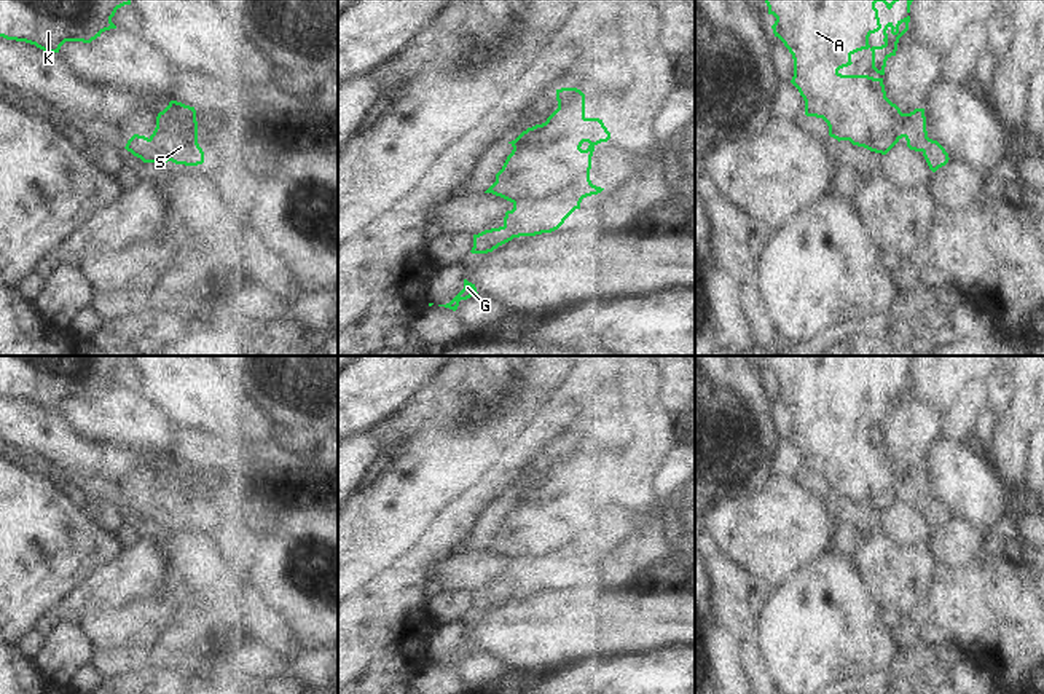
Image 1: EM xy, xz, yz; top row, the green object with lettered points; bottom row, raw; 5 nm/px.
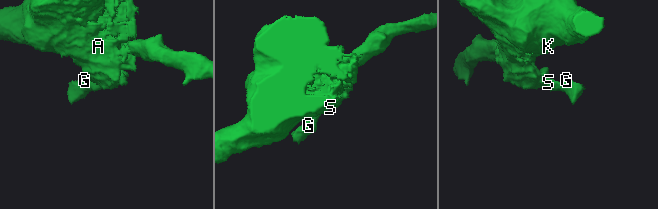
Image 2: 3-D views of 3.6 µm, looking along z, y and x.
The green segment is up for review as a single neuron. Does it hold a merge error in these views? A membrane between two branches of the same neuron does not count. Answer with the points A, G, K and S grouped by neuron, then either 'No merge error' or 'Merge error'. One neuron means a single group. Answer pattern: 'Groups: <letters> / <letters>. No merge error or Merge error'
Groups: A G K S. No merge error.

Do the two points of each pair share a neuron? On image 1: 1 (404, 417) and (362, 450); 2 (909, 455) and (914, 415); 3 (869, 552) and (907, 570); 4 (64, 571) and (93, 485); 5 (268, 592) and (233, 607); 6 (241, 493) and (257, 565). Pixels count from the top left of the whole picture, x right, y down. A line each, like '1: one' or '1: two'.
1: two
2: one
3: one
4: two
5: two
6: two

